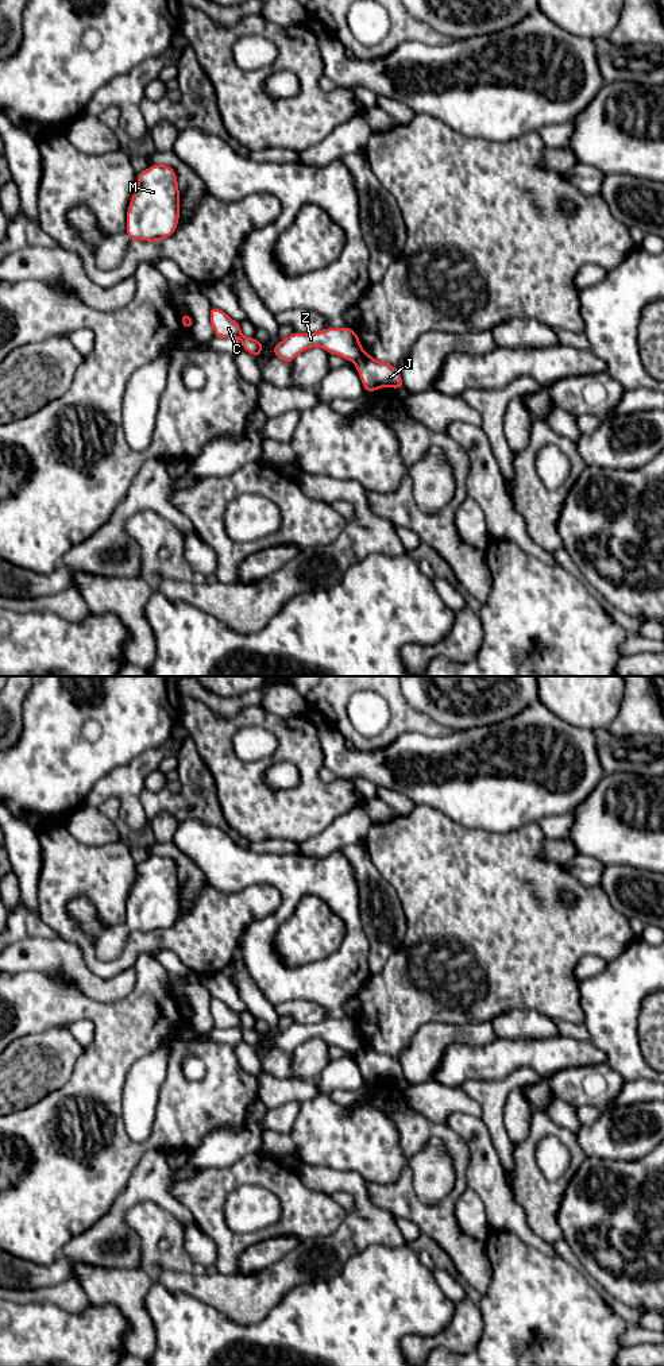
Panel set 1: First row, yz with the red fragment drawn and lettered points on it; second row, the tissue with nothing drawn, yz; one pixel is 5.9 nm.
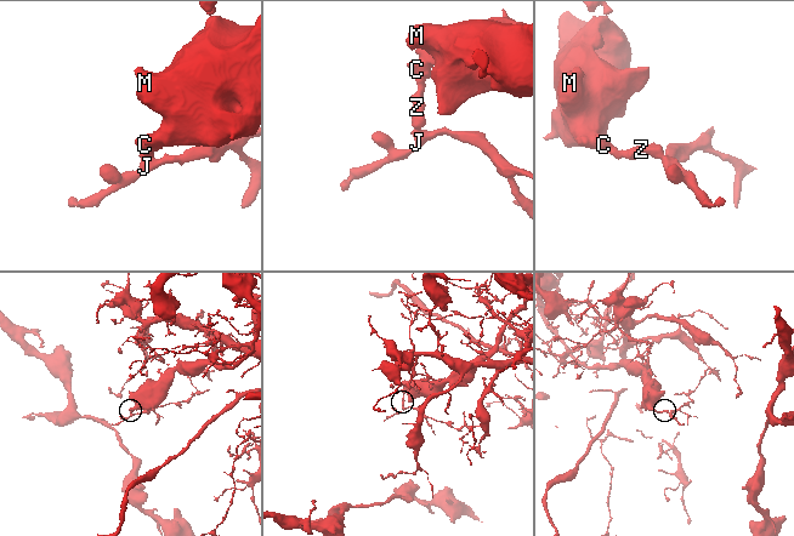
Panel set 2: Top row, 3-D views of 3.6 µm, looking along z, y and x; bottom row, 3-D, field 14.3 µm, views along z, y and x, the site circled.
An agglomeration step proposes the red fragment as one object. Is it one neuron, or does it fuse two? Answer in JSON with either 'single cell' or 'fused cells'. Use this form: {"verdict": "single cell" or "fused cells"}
{"verdict": "fused cells"}

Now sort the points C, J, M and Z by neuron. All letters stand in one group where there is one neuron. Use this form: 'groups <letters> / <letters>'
groups C M Z / J

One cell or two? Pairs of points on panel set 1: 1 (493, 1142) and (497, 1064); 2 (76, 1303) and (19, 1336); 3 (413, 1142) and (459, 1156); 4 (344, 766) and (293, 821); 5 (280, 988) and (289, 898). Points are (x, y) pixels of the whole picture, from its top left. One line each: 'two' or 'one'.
1: two
2: two
3: one
4: two
5: one

